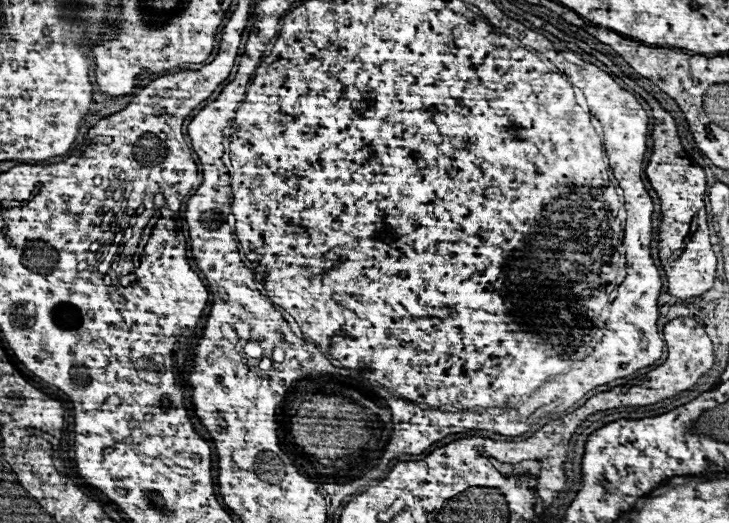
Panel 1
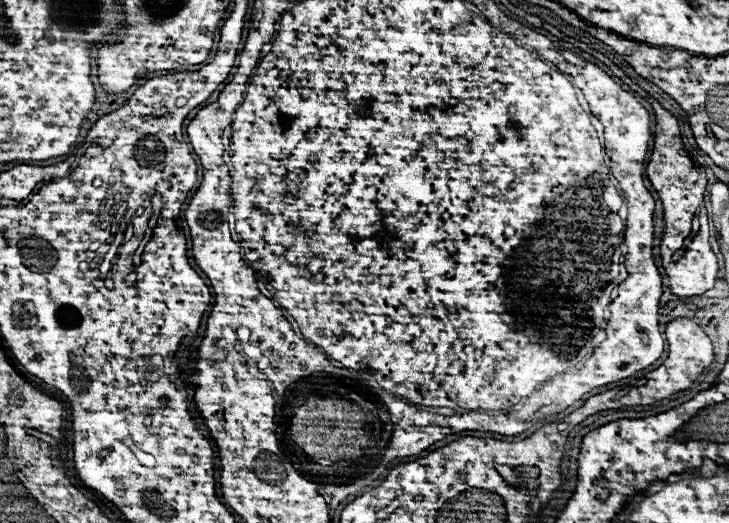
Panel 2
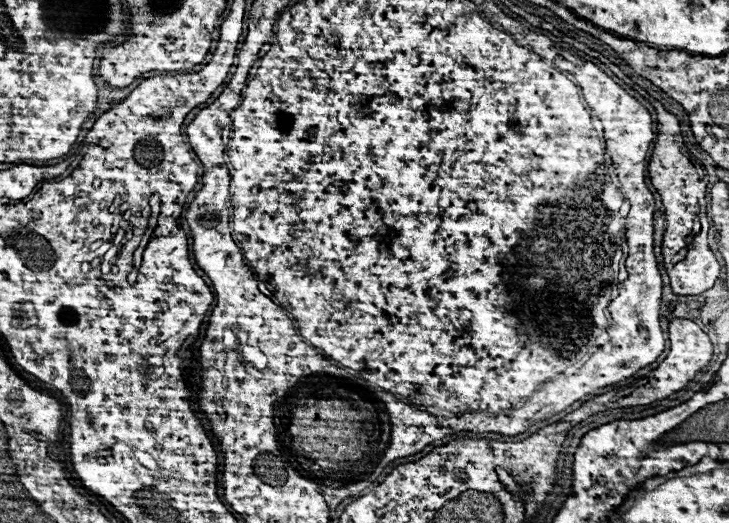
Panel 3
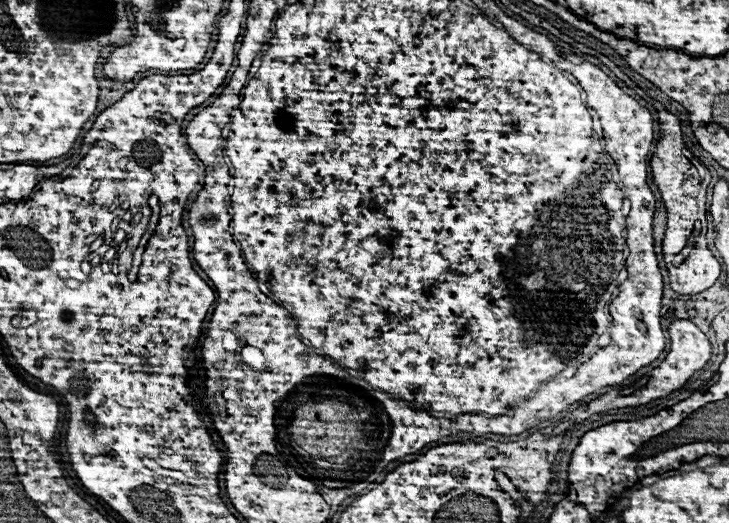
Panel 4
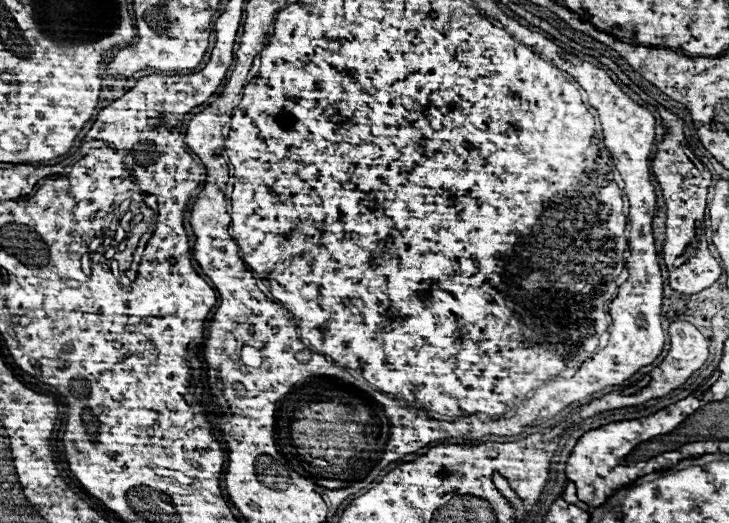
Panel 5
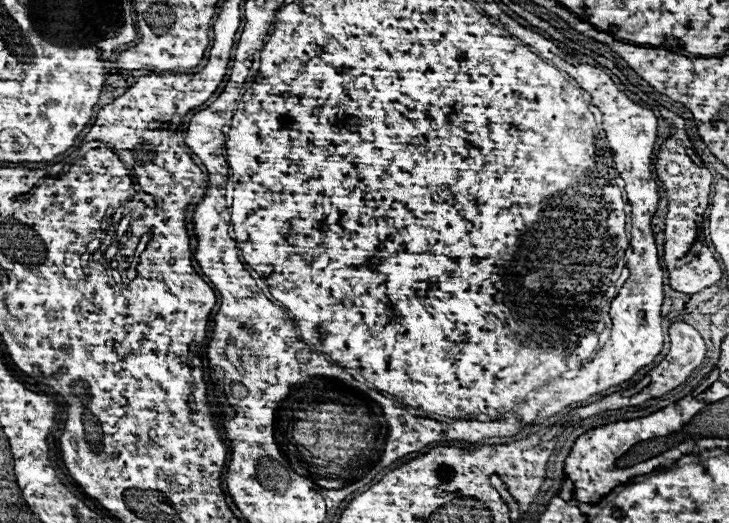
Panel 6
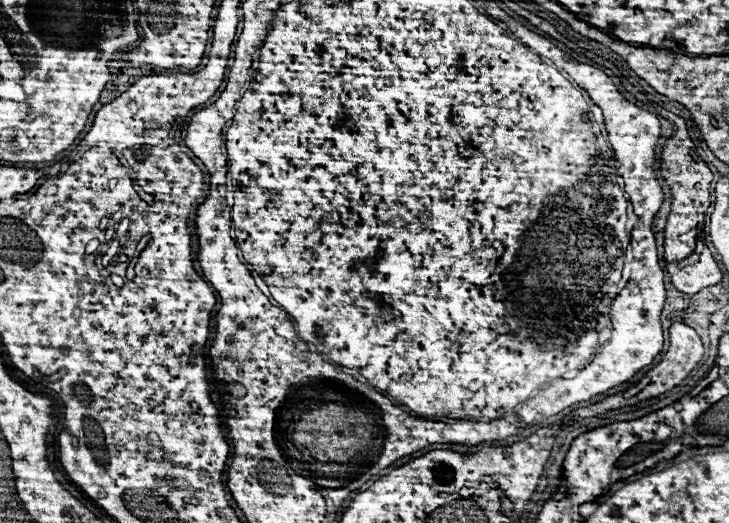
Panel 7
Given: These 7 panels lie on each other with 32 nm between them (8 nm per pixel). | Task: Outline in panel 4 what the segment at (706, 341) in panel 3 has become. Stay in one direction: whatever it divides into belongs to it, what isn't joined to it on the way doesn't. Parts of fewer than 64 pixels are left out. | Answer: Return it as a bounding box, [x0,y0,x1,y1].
[574,320,712,422]

